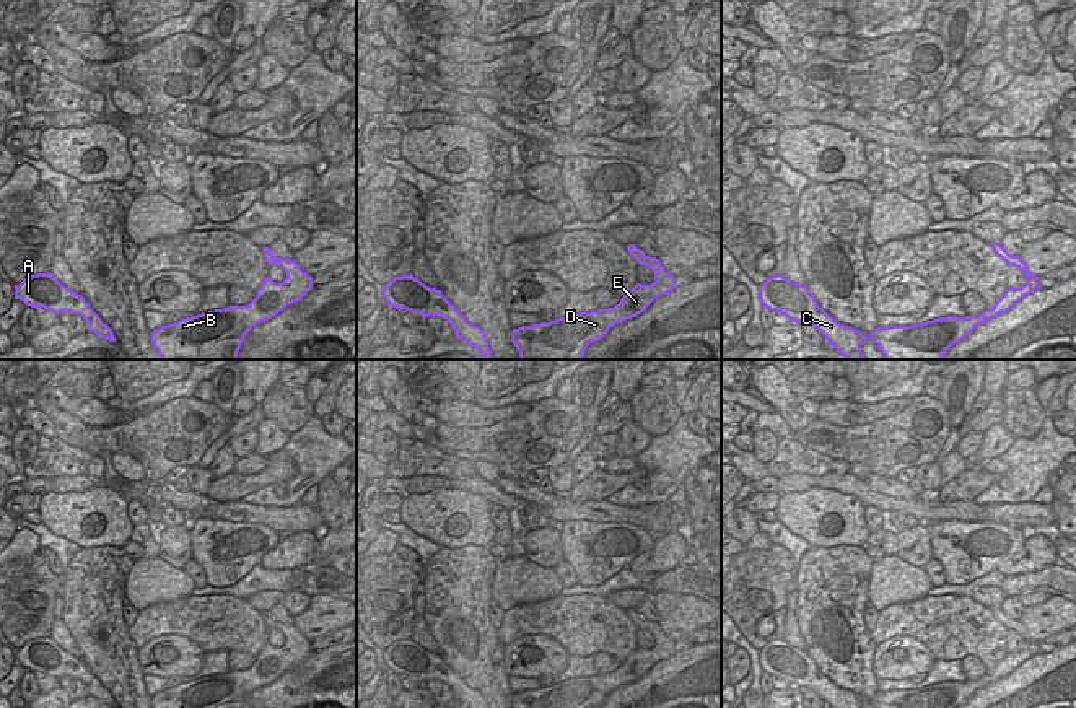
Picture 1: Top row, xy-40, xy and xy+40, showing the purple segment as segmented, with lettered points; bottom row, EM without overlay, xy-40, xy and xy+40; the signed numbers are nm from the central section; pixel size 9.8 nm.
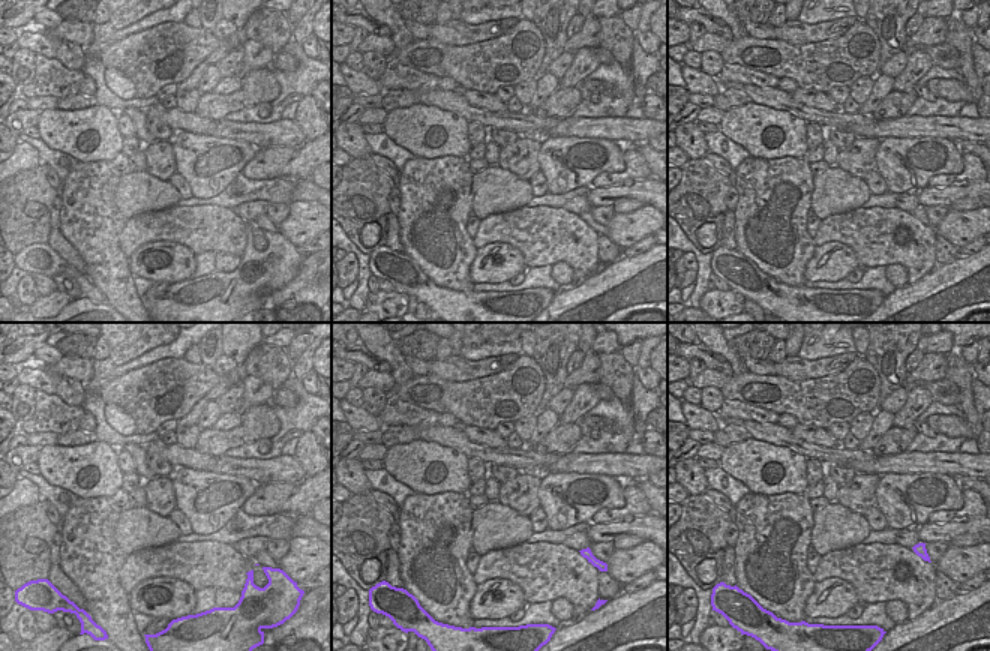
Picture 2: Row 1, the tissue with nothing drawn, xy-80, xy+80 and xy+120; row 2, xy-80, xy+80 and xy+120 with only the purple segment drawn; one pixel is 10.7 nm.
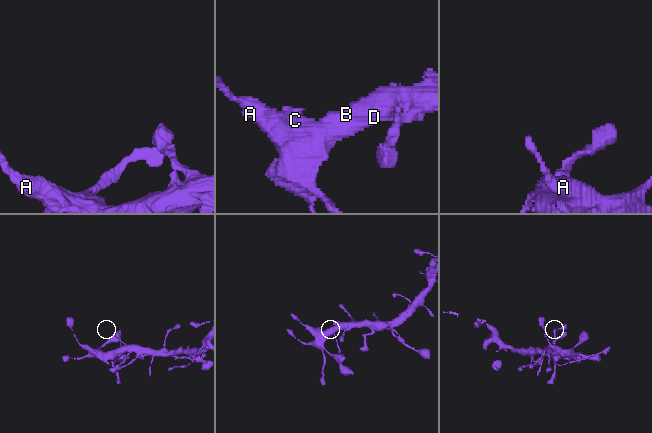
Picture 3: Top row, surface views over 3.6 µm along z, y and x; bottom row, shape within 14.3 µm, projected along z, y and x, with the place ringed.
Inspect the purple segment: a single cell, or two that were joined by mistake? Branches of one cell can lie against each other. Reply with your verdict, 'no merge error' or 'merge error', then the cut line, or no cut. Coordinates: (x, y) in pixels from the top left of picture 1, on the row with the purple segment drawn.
no merge error; no cut

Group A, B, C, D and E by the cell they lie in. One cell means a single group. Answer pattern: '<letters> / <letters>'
A B C D E

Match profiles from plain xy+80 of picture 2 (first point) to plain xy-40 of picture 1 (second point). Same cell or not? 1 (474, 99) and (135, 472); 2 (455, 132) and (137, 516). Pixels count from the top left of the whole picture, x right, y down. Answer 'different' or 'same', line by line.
1: different
2: different

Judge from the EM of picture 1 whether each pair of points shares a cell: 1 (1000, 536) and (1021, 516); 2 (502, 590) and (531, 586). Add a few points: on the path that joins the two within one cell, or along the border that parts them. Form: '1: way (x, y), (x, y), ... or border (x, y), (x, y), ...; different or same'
1: border (974, 521), (1013, 524), (1027, 534); different
2: way (508, 590), (511, 586), (524, 586); same

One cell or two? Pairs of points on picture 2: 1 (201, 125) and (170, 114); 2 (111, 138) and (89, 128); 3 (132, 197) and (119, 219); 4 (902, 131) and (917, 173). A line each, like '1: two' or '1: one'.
1: one
2: one
3: two
4: two

